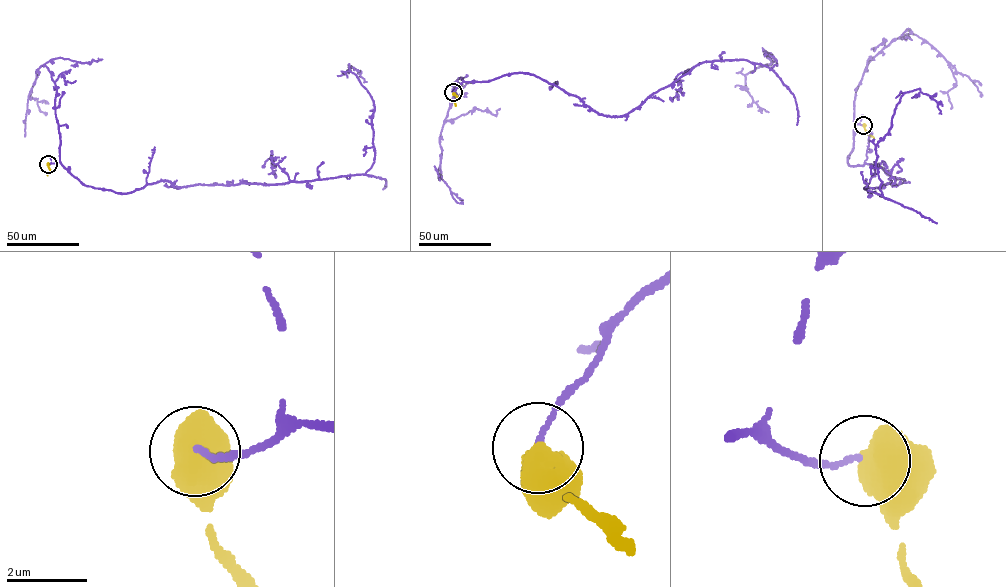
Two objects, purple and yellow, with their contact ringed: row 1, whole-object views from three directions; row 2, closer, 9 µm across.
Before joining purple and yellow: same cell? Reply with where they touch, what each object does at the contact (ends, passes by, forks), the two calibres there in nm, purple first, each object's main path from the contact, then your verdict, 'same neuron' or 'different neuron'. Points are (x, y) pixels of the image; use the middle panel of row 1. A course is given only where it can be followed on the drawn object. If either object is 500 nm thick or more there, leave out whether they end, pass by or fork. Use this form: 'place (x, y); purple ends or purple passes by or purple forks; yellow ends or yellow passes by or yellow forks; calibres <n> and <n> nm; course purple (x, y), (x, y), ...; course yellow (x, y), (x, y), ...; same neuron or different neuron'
place (453, 92); calibres 120 and 850 nm; course purple (453, 93), (527, 73), (623, 116), (704, 62), (770, 69), (770, 53), (745, 75), (768, 112); course yellow (453, 93), (457, 97), (455, 105); same neuron

